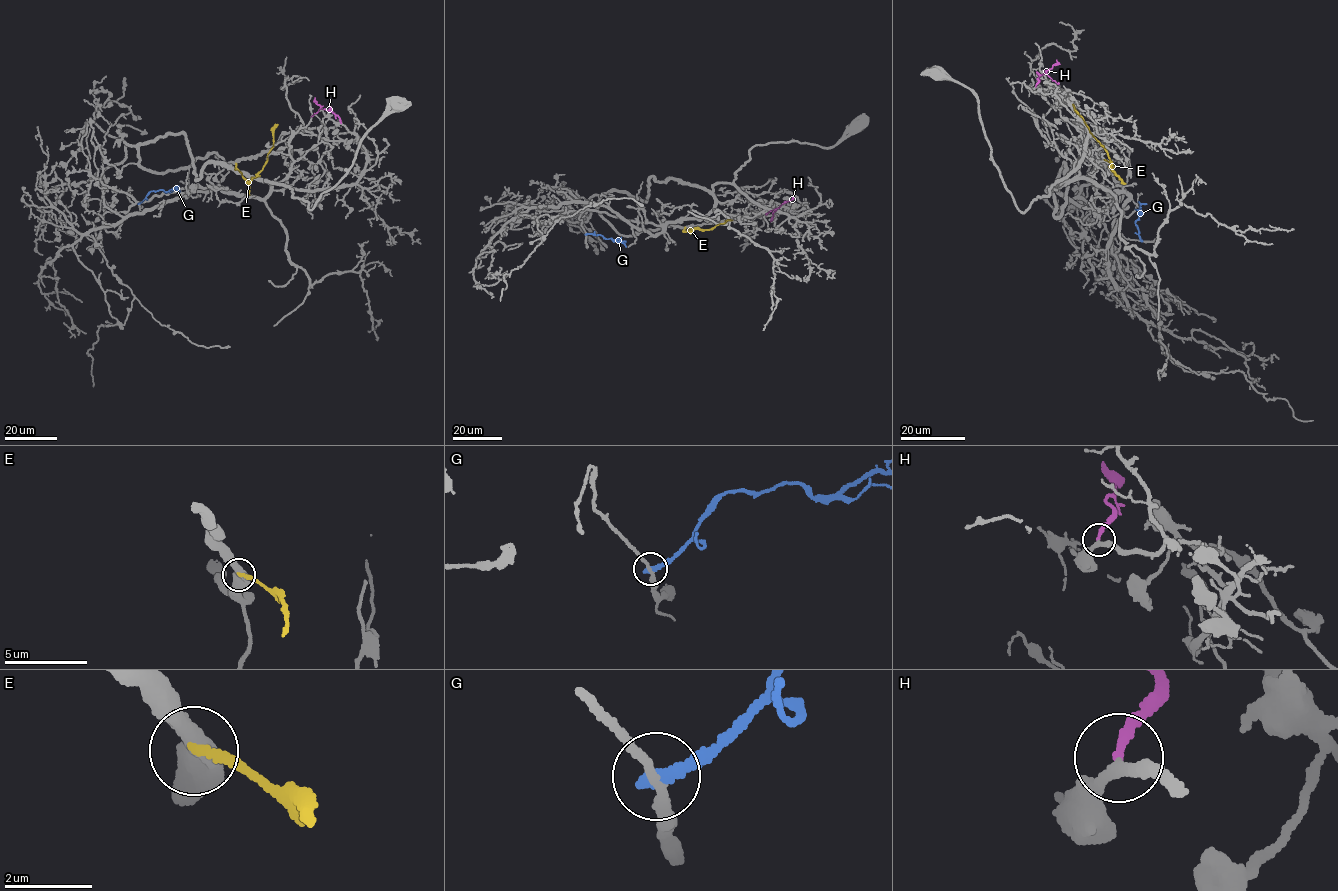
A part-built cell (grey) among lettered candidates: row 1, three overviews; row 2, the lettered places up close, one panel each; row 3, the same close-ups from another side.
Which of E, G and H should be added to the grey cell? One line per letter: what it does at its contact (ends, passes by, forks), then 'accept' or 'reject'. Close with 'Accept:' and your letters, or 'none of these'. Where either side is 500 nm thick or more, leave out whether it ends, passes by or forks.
E: it ends | reject
G: it ends | reject
H: it ends | accept
Accept: H

